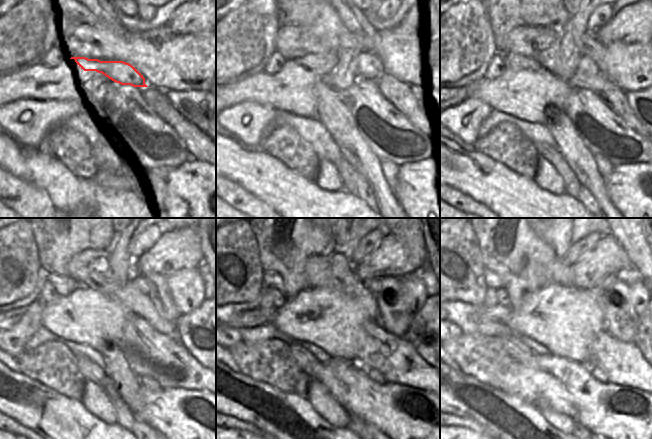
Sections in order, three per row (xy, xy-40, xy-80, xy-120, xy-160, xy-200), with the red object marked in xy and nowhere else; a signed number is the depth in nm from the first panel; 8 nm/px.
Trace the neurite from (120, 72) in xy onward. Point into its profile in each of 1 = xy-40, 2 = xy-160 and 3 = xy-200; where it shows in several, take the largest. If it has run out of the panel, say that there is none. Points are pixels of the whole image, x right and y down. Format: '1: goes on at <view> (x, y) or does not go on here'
1: goes on at xy-40 (318, 63)
2: goes on at xy-160 (270, 279)
3: goes on at xy-200 (493, 280)

